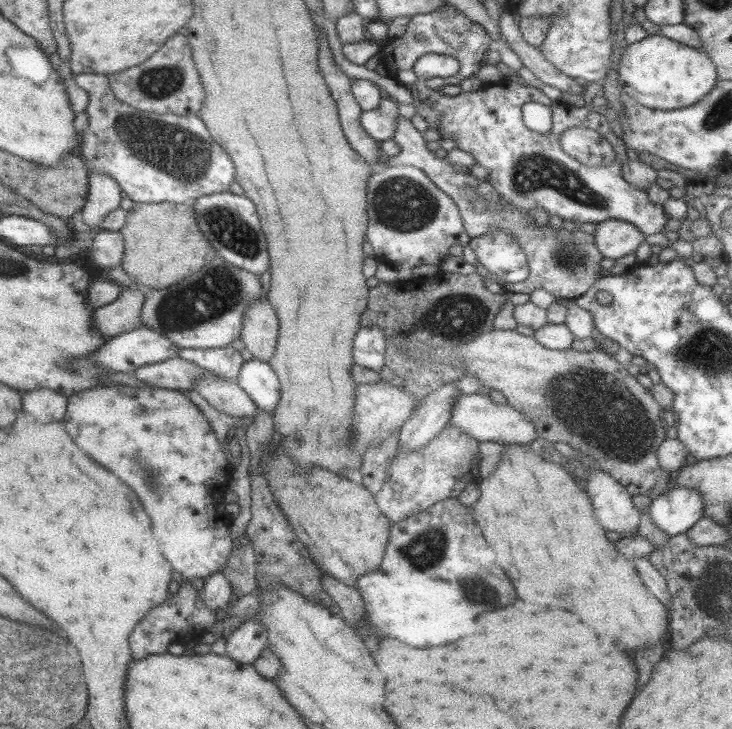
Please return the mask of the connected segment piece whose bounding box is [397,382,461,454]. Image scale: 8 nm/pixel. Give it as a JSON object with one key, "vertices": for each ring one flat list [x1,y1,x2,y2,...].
{"vertices":[[453,382,430,392,400,426,397,449,405,454,423,448,448,424,452,400,461,395]]}

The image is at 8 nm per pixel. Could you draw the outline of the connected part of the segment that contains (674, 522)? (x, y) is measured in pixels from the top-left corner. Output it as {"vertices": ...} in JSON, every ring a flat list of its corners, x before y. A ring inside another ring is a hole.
{"vertices":[[670,485,667,491,655,497,647,508,647,515,651,517,651,523,670,537,685,533,691,526,695,525,703,516,703,499,699,493,688,488,679,488]]}

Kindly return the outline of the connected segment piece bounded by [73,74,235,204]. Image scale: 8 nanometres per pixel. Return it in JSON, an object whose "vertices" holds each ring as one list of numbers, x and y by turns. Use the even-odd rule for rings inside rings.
{"vertices":[[79,74,73,77,75,85,88,96,84,109,87,126,79,133,79,148,76,154,85,162,89,173,110,176,126,196,137,203,189,203,195,197,228,190,235,178,233,163,229,155,223,152,223,148,213,142,204,122,197,116,138,111,115,98,105,74]]}

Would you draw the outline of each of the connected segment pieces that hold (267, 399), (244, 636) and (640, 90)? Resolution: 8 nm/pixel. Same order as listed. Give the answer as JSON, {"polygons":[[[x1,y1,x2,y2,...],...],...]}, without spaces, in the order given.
{"polygons":[[[246,356,235,382,239,385,239,388,242,388,249,395,249,398,255,403,258,409,266,410,269,413,272,412,280,397,280,384,268,362,261,362,255,358]],[[245,619,225,641,225,656,230,659,242,662,243,664,252,663,268,644,267,632,263,630,263,624,257,619]],[[648,35,628,44,617,66,623,97,653,110,673,110,697,103,715,87,715,66,702,49,679,45,660,35]]]}

